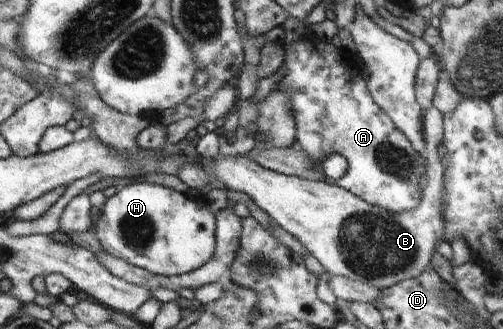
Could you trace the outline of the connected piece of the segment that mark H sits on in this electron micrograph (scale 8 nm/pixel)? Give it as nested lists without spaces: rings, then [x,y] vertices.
[[[147,182],[131,183],[120,187],[116,194],[107,198],[100,210],[93,232],[102,249],[148,272],[165,276],[186,274],[207,264],[215,255],[216,239],[213,235],[216,235],[216,217],[211,211],[203,209],[203,203],[197,203],[197,196],[189,199],[183,192],[173,191],[173,188]]]

